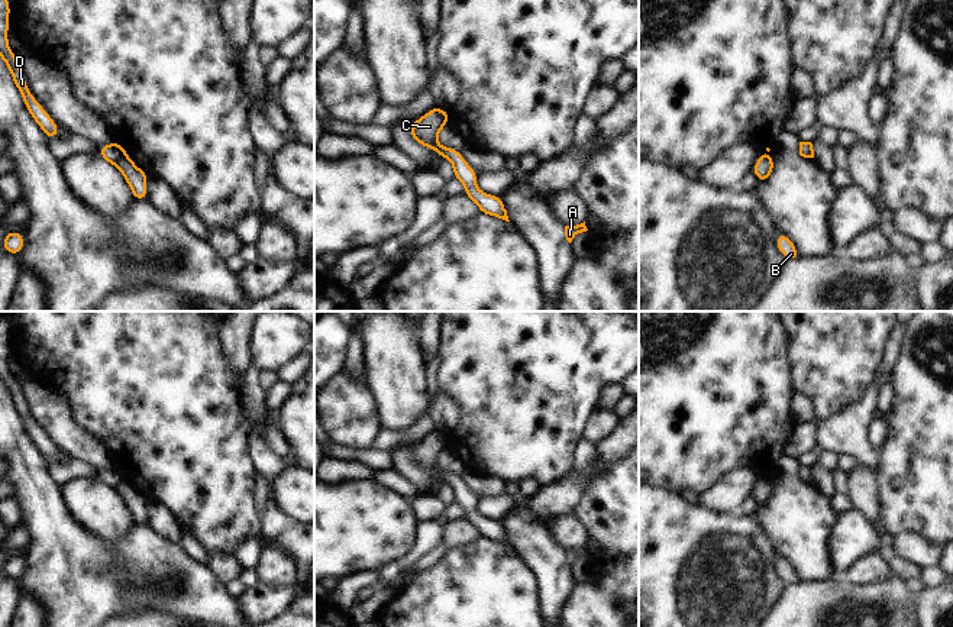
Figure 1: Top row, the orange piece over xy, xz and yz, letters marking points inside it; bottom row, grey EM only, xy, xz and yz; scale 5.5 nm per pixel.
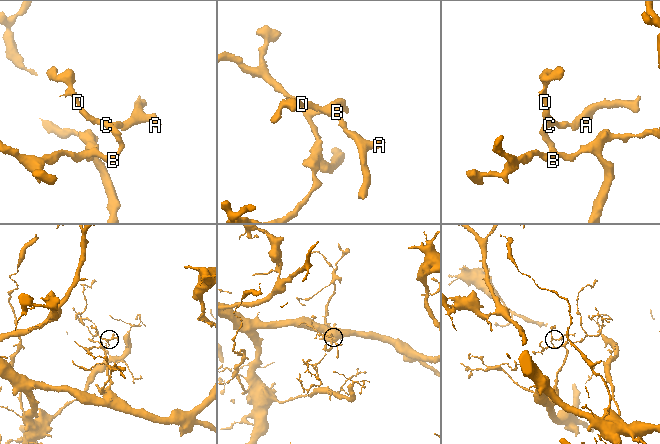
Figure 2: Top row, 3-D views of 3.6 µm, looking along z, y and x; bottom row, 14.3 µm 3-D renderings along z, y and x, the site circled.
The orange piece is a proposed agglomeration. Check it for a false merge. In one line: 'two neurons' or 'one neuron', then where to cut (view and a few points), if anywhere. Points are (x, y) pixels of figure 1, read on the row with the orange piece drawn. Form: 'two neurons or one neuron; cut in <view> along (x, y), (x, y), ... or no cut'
two neurons; cut in xy along (123, 151), (113, 164)

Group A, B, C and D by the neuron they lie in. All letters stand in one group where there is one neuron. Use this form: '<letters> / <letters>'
A C D / B

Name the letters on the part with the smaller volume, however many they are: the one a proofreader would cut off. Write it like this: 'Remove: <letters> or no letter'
Remove: A, C, D.

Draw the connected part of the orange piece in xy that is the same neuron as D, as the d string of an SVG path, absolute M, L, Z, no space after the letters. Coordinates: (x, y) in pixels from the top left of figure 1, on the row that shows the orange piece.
M0 0L0 58L9 68L12 80L19 90L22 100L36 122L36 125L43 130L48 139L58 138L59 126L52 120L46 110L39 104L28 88L28 83L23 77L20 64L14 52L9 46L9 19L10 19L10 3L9 0Z

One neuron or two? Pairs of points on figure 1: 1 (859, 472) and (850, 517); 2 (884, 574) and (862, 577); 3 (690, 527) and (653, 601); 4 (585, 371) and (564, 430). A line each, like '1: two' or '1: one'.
1: two
2: one
3: one
4: one

